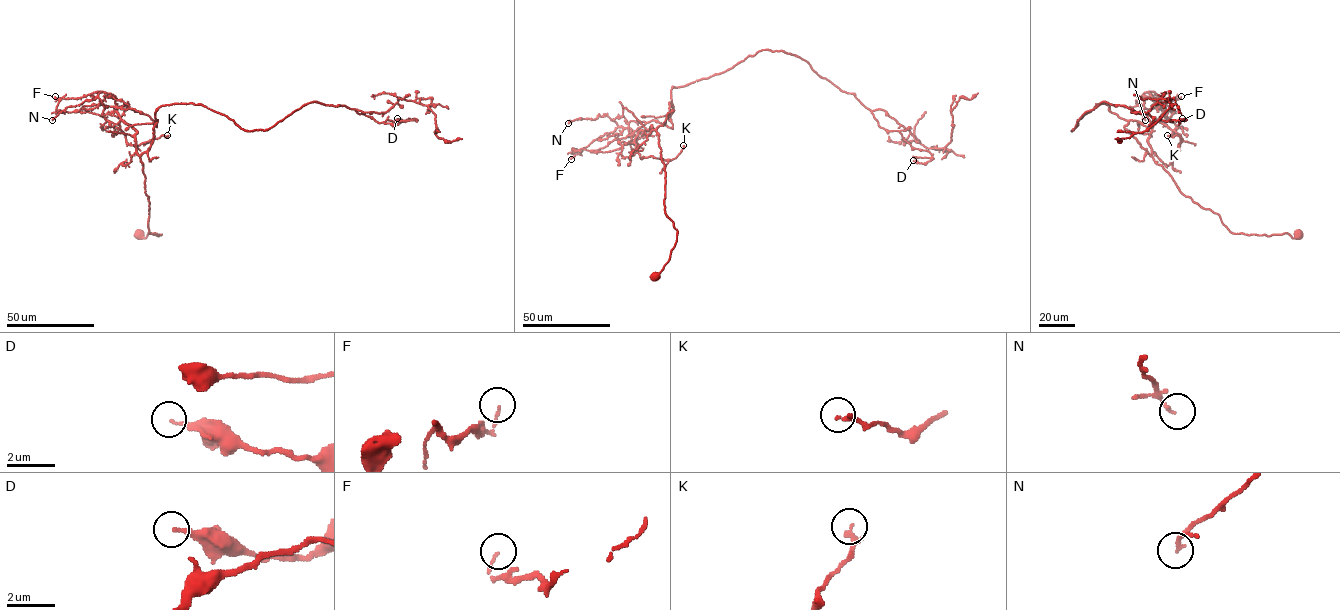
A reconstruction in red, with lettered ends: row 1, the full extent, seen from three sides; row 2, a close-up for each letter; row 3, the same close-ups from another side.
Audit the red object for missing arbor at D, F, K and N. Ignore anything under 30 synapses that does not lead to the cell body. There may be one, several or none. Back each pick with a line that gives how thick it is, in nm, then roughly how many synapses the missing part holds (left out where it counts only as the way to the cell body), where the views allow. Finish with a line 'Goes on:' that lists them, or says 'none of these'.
Goes on: none of these

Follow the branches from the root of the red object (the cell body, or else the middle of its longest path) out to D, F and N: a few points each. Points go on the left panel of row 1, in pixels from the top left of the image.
D: (139, 234), (161, 234), (140, 156), (162, 106), (203, 105), (247, 131), (313, 102), (397, 118)
F: (139, 234), (161, 234), (148, 232), (149, 202), (136, 132), (122, 121), (110, 94), (55, 96)
N: (139, 234), (161, 234), (148, 232), (149, 202), (136, 132), (118, 114), (115, 98), (100, 92), (52, 120)

